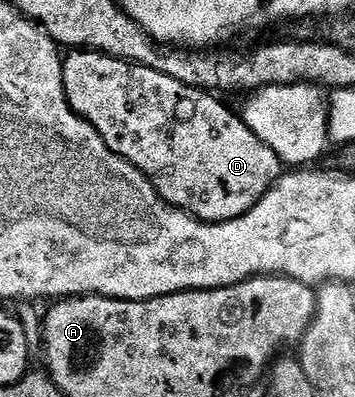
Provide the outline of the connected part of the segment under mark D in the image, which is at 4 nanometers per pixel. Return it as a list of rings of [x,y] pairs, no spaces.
[[[75,49],[67,52],[62,63],[62,74],[64,75],[66,98],[74,114],[77,117],[83,117],[98,132],[100,139],[104,139],[104,143],[110,148],[110,152],[120,155],[120,159],[132,163],[132,167],[139,169],[150,180],[152,187],[156,187],[159,197],[163,197],[167,205],[173,205],[175,209],[182,209],[184,212],[197,217],[200,221],[231,221],[240,215],[244,215],[252,207],[256,207],[256,203],[260,203],[260,199],[264,199],[264,195],[277,185],[278,178],[284,172],[282,160],[276,155],[276,151],[272,151],[272,147],[268,147],[268,143],[264,143],[259,139],[242,122],[241,116],[235,110],[233,113],[222,102],[225,100],[219,99],[215,94],[207,90],[188,87],[184,83],[180,83],[180,79],[172,79],[172,75],[152,71],[152,67],[133,65],[127,61],[121,61],[115,57],[108,56],[106,53],[100,53],[96,49]]]

